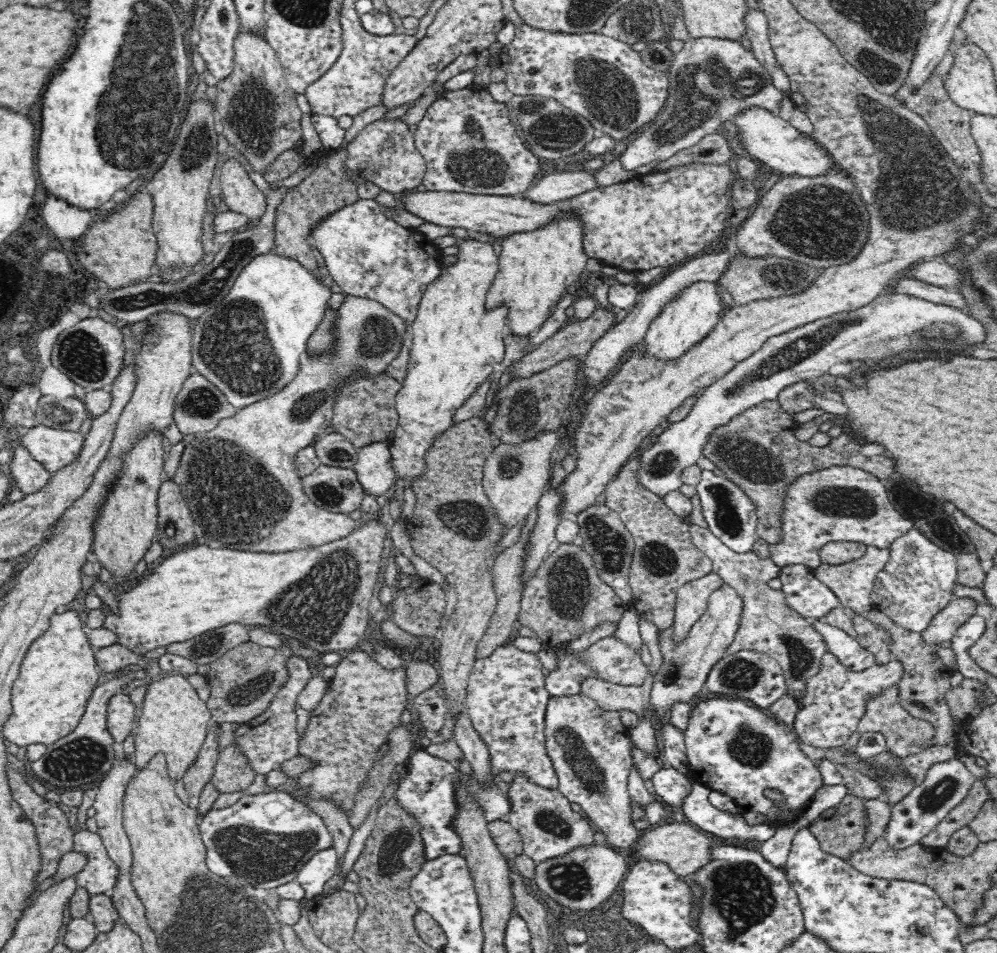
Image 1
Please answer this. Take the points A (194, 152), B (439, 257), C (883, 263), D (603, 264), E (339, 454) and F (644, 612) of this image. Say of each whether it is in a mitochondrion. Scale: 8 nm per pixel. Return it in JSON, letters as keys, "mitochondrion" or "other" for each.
{"A":"mitochondrion","B":"other","C":"other","D":"other","E":"mitochondrion","F":"other"}

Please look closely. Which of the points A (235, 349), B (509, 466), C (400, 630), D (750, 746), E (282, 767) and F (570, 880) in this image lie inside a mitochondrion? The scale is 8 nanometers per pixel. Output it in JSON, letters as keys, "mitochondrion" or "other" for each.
{"A":"mitochondrion","B":"mitochondrion","C":"other","D":"mitochondrion","E":"other","F":"mitochondrion"}

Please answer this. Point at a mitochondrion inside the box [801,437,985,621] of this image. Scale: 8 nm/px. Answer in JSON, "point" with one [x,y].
{"point":[835,501]}

